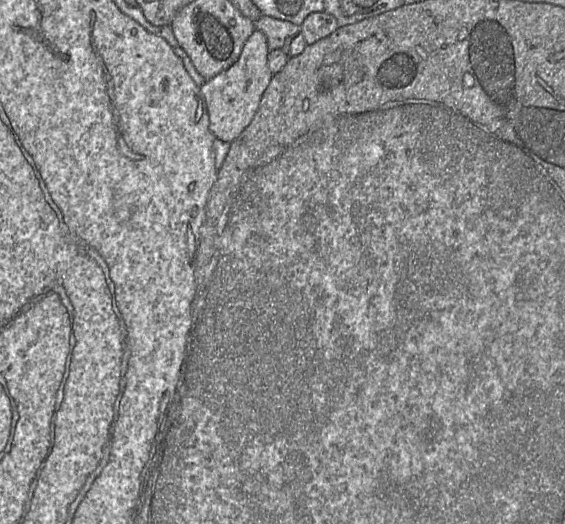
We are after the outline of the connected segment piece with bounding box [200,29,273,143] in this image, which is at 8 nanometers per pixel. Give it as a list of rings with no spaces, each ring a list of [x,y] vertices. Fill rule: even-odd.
[[[256,30],[246,40],[238,60],[200,87],[209,116],[209,128],[214,137],[231,143],[251,123],[273,73],[268,67],[267,38]]]

